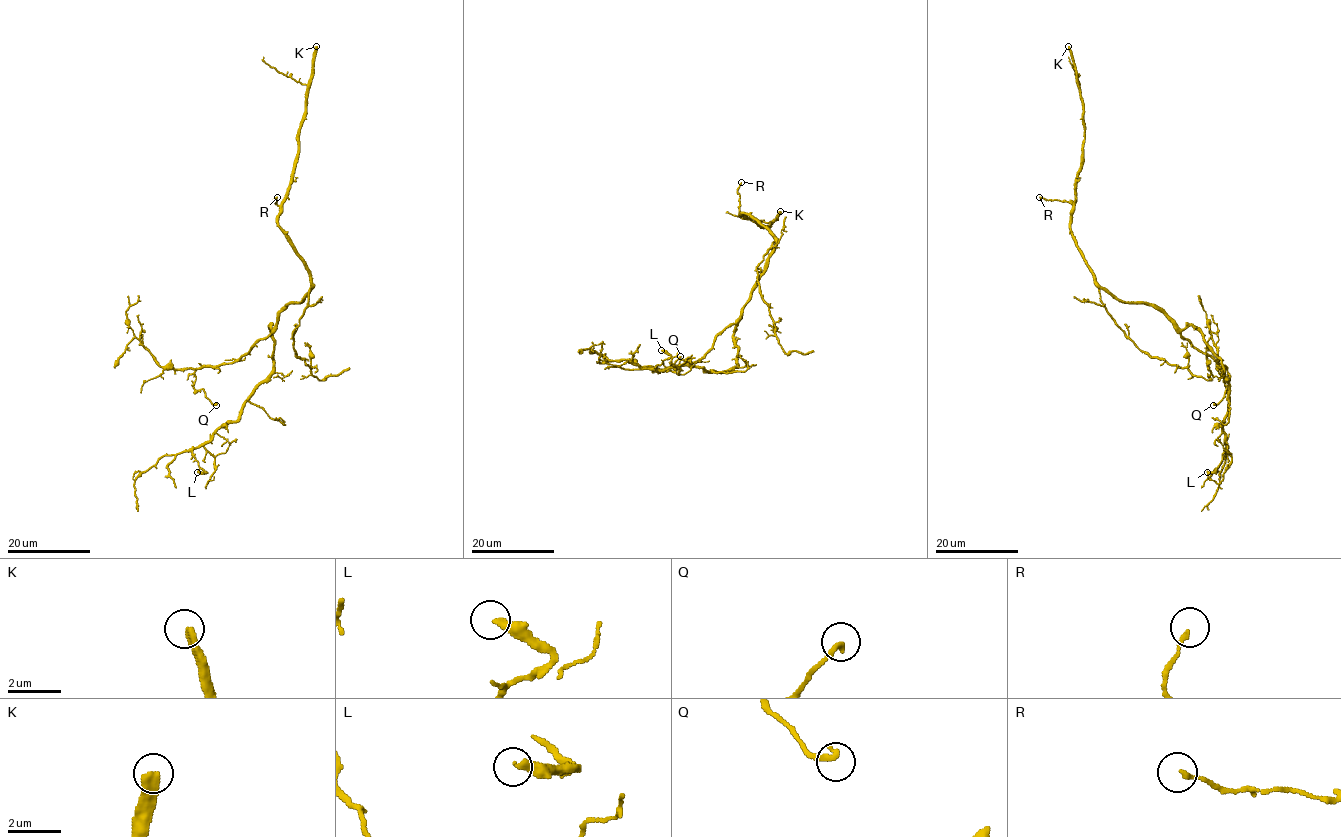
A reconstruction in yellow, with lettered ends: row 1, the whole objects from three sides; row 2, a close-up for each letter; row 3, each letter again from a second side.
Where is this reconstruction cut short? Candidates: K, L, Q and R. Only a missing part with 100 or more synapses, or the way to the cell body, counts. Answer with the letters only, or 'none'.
K

